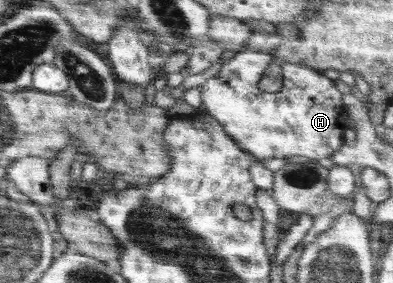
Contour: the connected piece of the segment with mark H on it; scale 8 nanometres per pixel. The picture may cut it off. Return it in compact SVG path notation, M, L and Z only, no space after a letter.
M271 51L237 52L227 63L223 64L217 75L199 85L202 106L210 116L220 122L227 134L234 137L239 147L253 155L252 162L261 164L262 161L268 159L287 160L294 155L302 155L317 161L329 158L342 146L343 132L348 121L348 112L341 101L342 93L322 71L307 67L307 65L289 62L281 65L283 84L280 91L272 93L261 91L258 88L259 81L265 69L271 65L271 61L273 61Z

